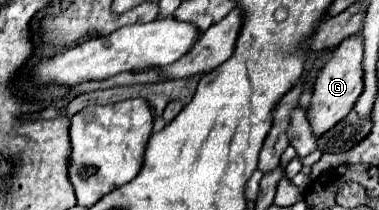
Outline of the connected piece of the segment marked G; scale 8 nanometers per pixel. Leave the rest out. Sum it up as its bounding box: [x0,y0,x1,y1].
[307,34,363,138]

